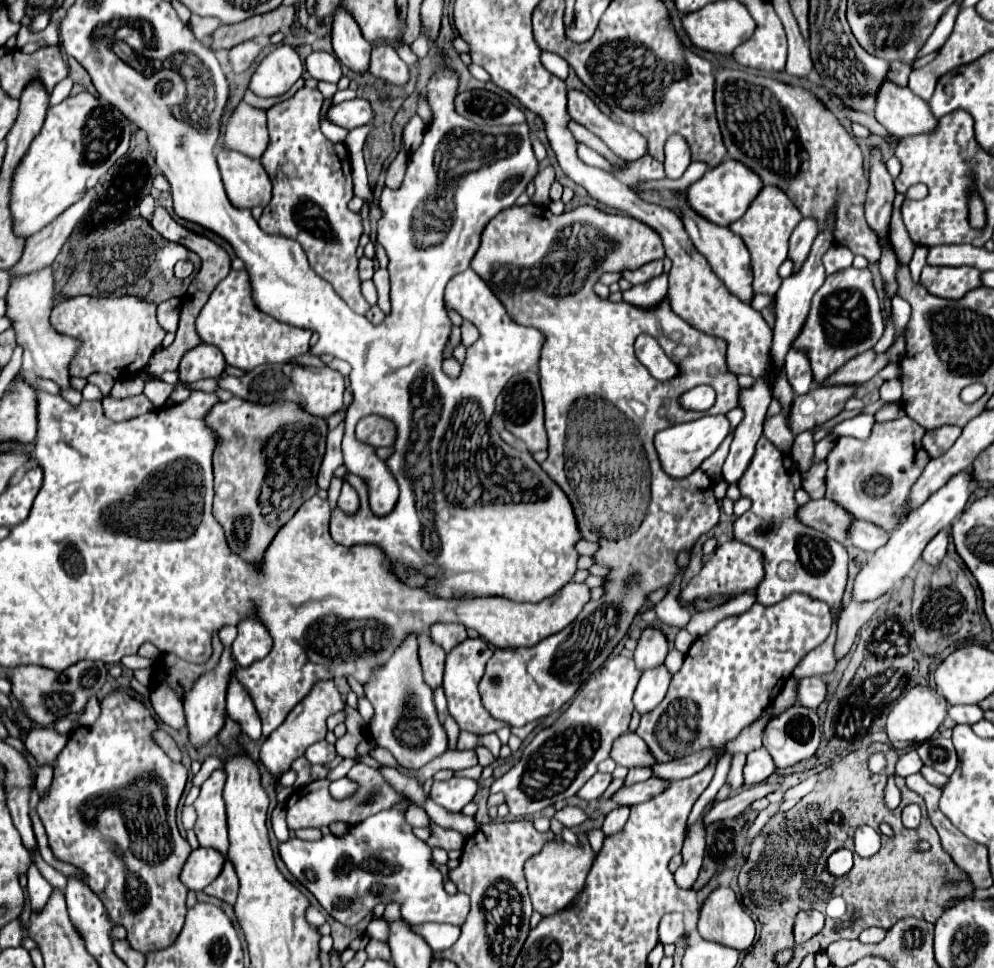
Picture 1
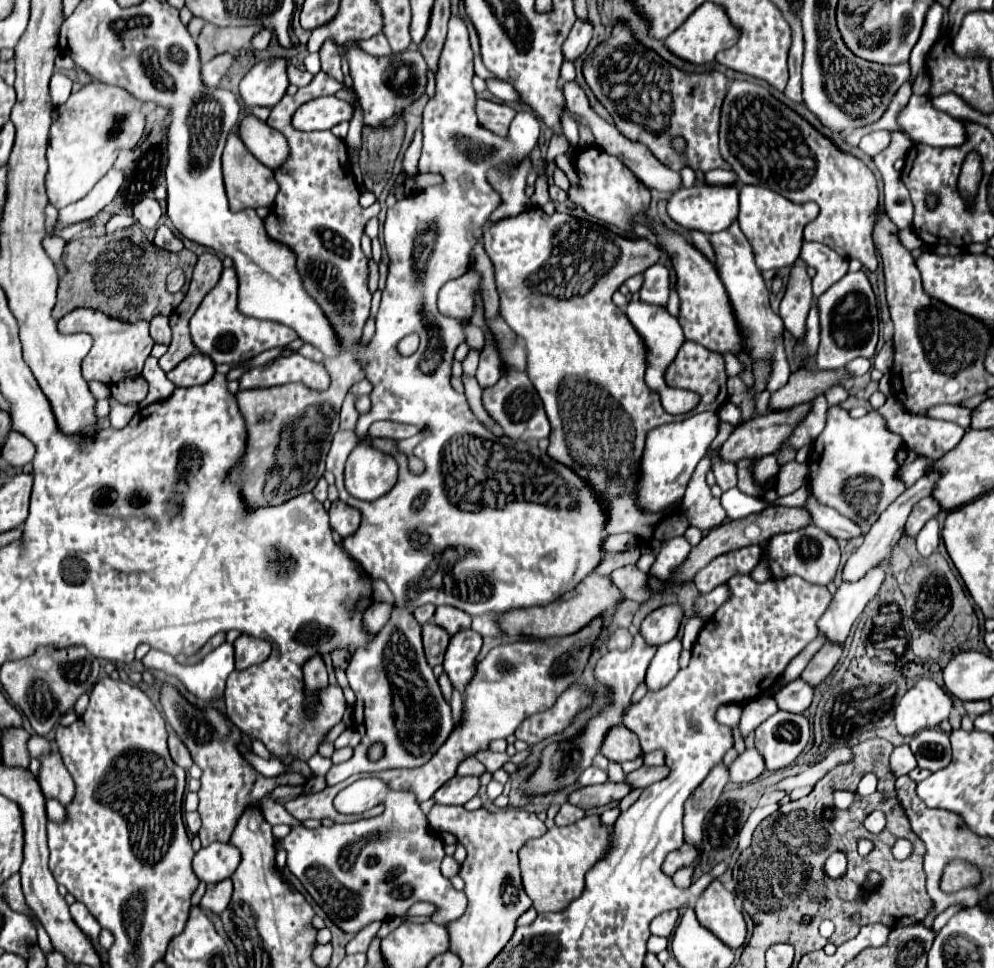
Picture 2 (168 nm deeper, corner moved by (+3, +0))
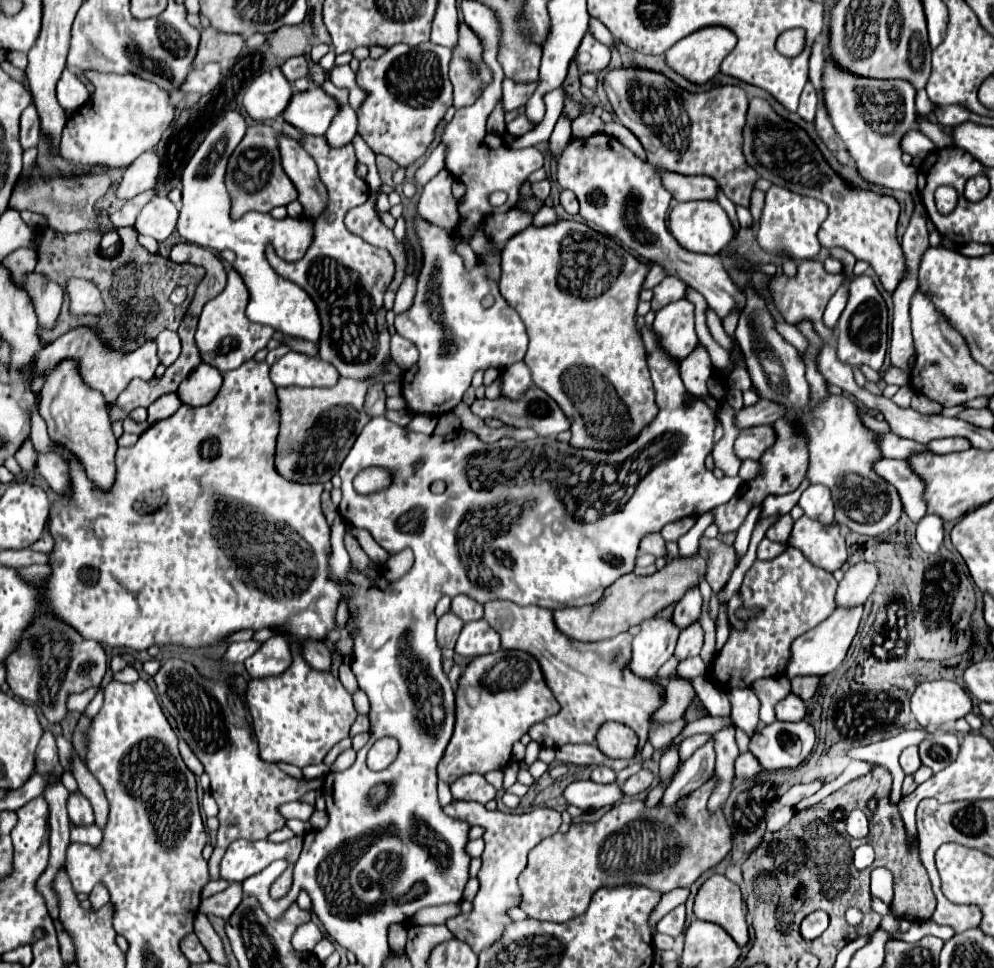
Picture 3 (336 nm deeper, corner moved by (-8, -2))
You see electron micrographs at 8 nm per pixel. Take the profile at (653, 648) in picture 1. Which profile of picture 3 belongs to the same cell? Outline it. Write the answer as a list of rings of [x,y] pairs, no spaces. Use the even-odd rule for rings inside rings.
[[[692,586],[678,600],[672,620],[674,620],[674,624],[678,628],[686,628],[688,624],[692,624],[692,622],[696,622],[700,618],[700,612],[702,612],[702,594],[700,594],[698,586]]]

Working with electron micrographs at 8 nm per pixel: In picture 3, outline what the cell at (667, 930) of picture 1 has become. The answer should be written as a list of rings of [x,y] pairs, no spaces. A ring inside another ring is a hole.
[[[676,906],[676,910],[668,912],[668,914],[658,922],[658,932],[676,938],[676,936],[682,932],[682,928],[684,928],[684,920],[686,920],[686,908],[684,908],[684,906]]]

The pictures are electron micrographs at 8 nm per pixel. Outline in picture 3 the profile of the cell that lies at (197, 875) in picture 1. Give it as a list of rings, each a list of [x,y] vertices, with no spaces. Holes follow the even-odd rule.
[[[294,836],[282,844],[274,844],[268,840],[248,842],[236,840],[226,850],[220,862],[220,876],[228,882],[244,882],[252,874],[264,870],[274,860],[288,860],[296,862],[302,850],[302,838]]]

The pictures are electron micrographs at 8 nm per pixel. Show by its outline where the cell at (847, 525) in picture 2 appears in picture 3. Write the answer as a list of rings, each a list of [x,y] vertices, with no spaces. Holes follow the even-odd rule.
[[[810,484],[800,500],[798,506],[804,510],[806,516],[822,522],[822,524],[832,524],[834,522],[834,504],[830,498],[830,490],[820,484]]]

